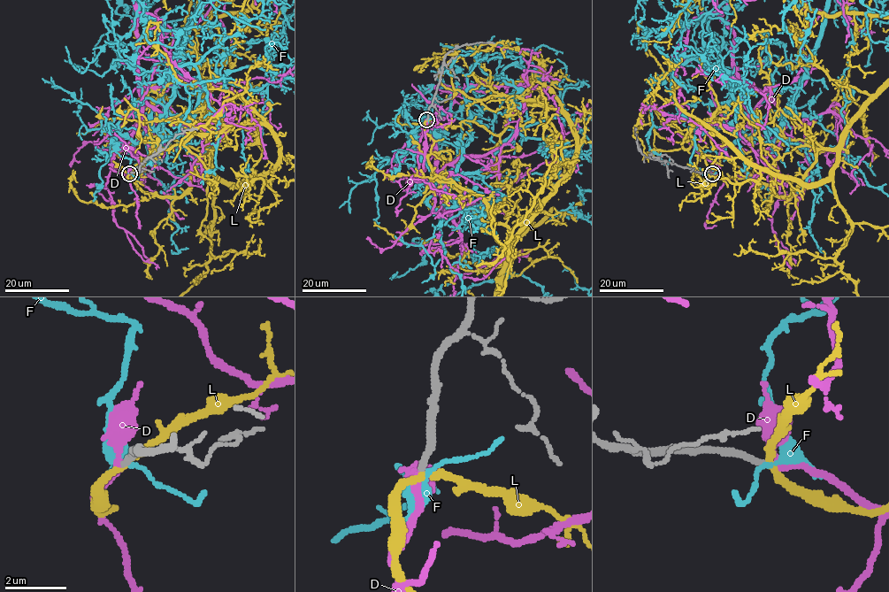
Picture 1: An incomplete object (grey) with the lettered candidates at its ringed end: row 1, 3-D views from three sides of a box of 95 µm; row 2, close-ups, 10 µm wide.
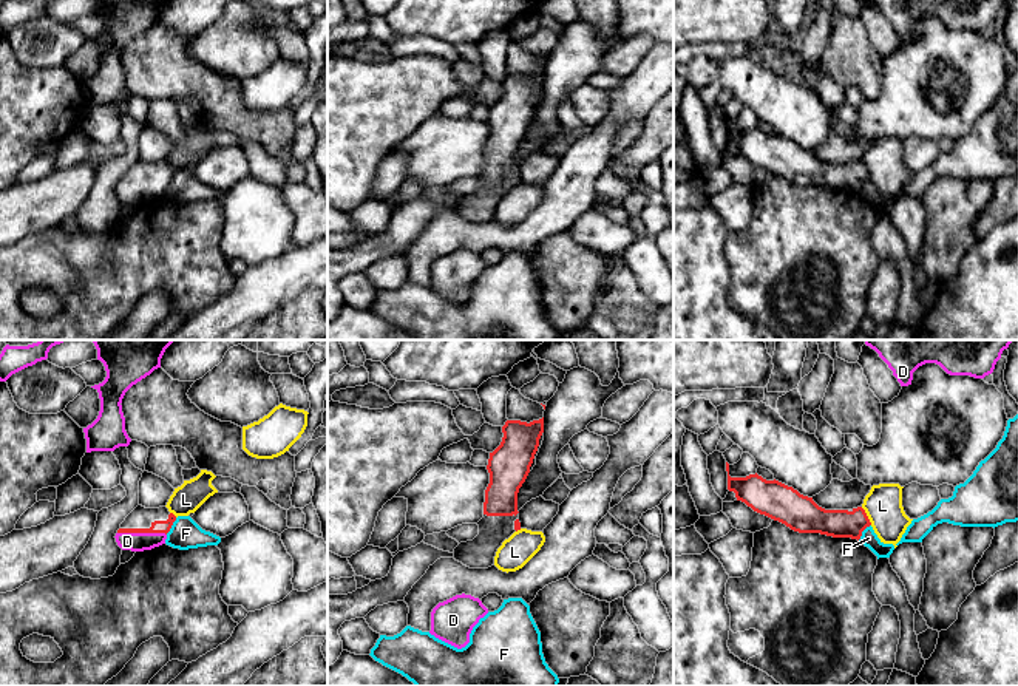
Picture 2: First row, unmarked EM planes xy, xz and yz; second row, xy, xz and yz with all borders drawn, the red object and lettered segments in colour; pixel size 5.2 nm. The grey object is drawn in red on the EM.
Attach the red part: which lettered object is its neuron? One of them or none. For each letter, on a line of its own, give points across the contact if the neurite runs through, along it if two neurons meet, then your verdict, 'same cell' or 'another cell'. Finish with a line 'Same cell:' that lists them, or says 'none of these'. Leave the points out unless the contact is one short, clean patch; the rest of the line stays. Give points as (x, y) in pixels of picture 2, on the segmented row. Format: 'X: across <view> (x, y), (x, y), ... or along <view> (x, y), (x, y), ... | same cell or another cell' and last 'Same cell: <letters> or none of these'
D: across xy (158, 526), (152, 532), (142, 532), (135, 539), (127, 541) | same cell
F: along yz (870, 524), (858, 539) | another cell
L: along yz (861, 507), (872, 524) | another cell
Same cell: D

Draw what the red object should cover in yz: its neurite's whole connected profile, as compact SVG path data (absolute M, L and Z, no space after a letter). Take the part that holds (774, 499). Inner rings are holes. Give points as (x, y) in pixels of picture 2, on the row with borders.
M729 464L728 471L728 490L735 493L737 501L745 502L754 511L765 514L774 521L779 521L799 533L820 533L833 538L851 538L860 539L862 531L871 525L865 510L862 507L848 510L825 510L819 507L813 498L800 494L792 487L788 487L779 481L766 481L762 476L749 474L746 477L731 477Z

